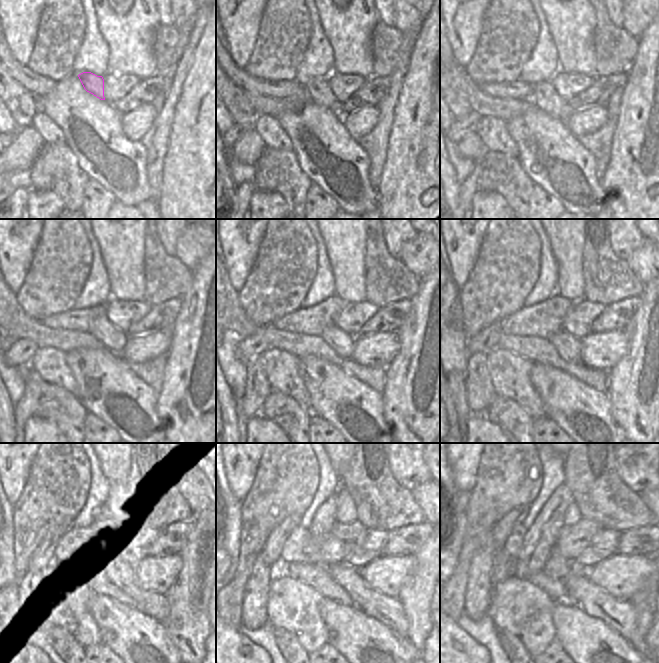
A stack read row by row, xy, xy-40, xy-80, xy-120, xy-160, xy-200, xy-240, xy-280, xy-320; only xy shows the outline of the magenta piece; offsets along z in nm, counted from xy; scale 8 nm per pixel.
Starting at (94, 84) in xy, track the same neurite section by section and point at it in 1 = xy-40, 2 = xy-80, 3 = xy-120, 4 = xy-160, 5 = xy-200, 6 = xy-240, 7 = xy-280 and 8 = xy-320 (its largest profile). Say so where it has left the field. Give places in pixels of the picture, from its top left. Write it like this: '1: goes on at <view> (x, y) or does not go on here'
1: goes on at xy-40 (318, 91)
2: goes on at xy-80 (545, 97)
3: goes on at xy-120 (112, 339)
4: goes on at xy-160 (342, 343)
5: goes on at xy-200 (568, 346)
6: goes on at xy-240 (157, 606)
7: goes on at xy-280 (389, 611)
8: goes on at xy-320 (620, 615)

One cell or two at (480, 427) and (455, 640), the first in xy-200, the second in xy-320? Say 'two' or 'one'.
one

